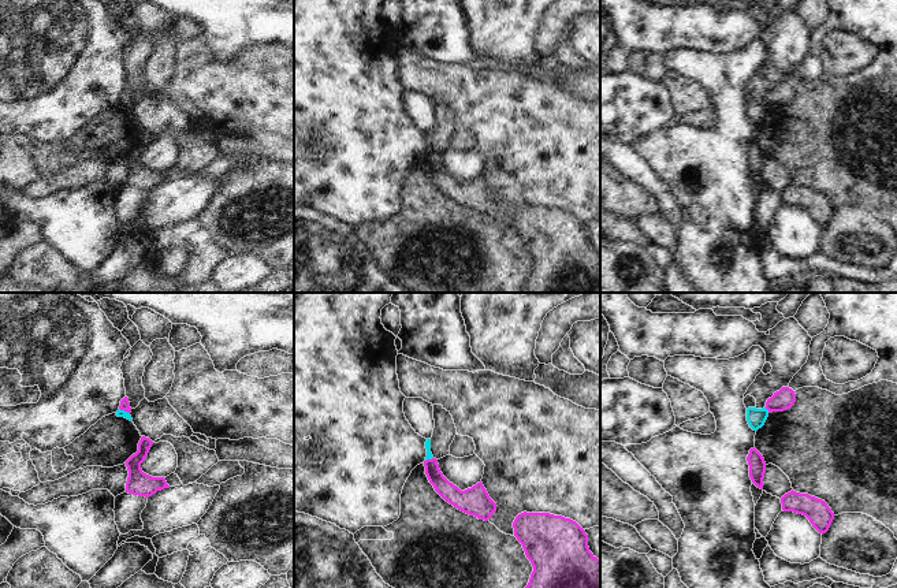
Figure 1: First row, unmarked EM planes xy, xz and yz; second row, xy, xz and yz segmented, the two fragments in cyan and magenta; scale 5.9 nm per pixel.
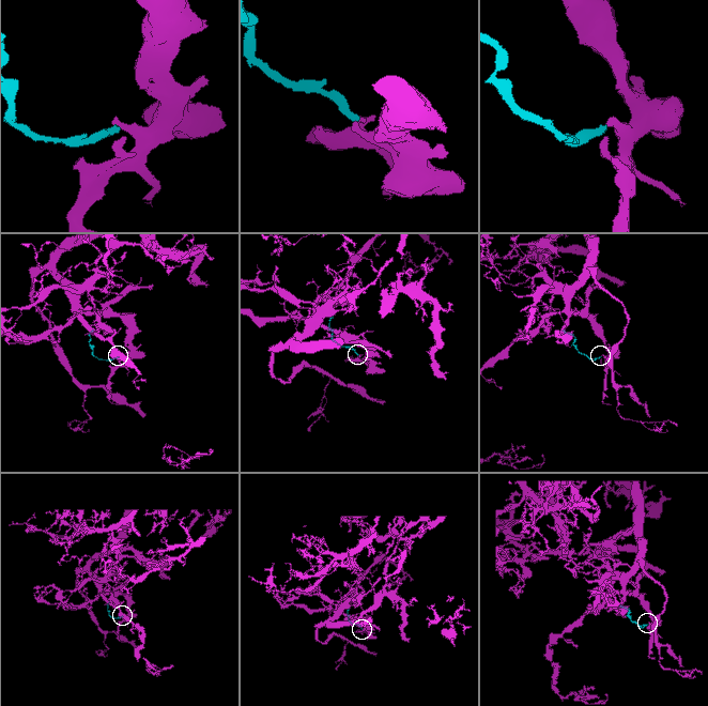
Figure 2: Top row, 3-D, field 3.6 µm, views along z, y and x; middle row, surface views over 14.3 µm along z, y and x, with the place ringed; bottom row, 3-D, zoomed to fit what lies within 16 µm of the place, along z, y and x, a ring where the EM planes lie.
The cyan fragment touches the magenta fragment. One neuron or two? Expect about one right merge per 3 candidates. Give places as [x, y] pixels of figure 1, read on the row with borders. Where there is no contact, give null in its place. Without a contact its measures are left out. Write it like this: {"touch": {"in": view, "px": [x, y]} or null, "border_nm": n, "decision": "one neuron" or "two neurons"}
{"touch": {"in": "xz", "px": [428, 458]}, "border_nm": 50, "decision": "two neurons"}

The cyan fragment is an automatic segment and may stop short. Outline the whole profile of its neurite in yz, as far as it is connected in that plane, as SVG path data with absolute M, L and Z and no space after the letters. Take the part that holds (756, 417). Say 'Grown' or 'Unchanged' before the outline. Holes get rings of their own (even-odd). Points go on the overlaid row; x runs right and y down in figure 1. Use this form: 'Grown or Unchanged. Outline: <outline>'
Unchanged. Outline: M748 407L747 409L747 421L753 431L762 428L768 417L768 410L766 407L756 409Z

